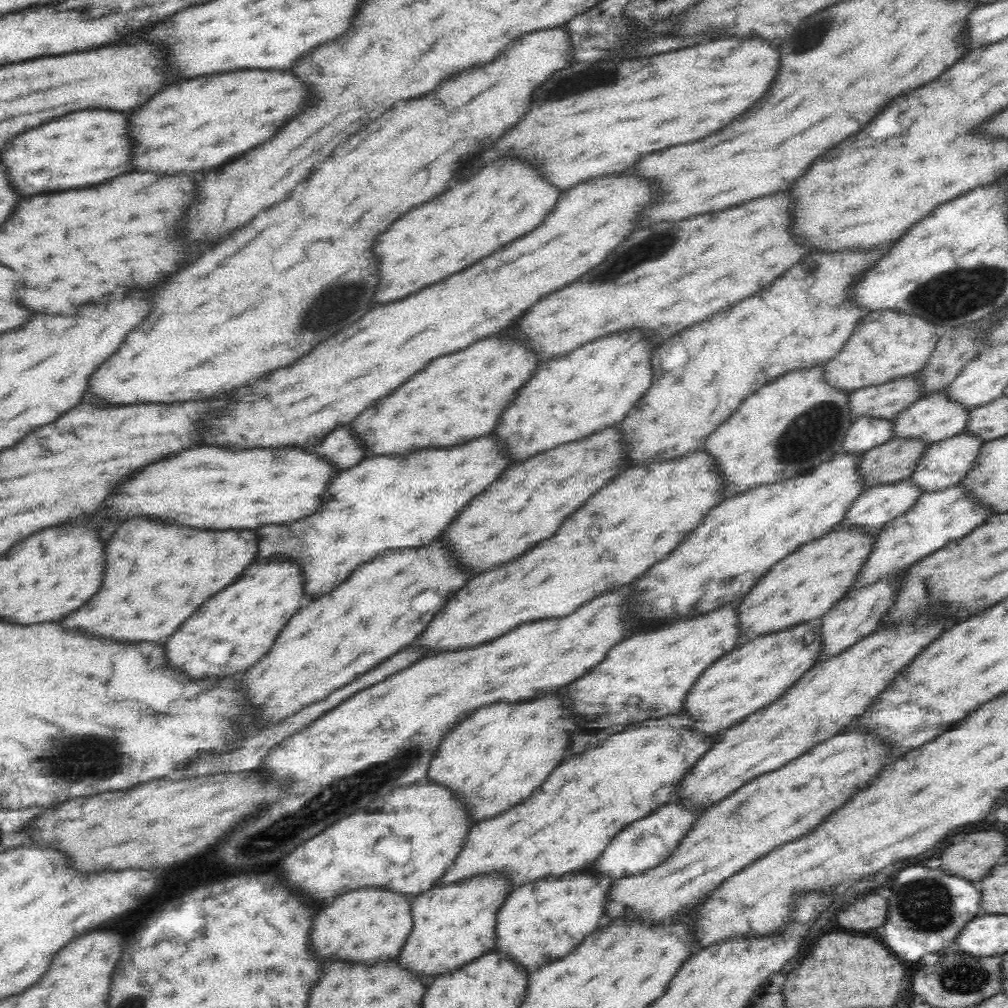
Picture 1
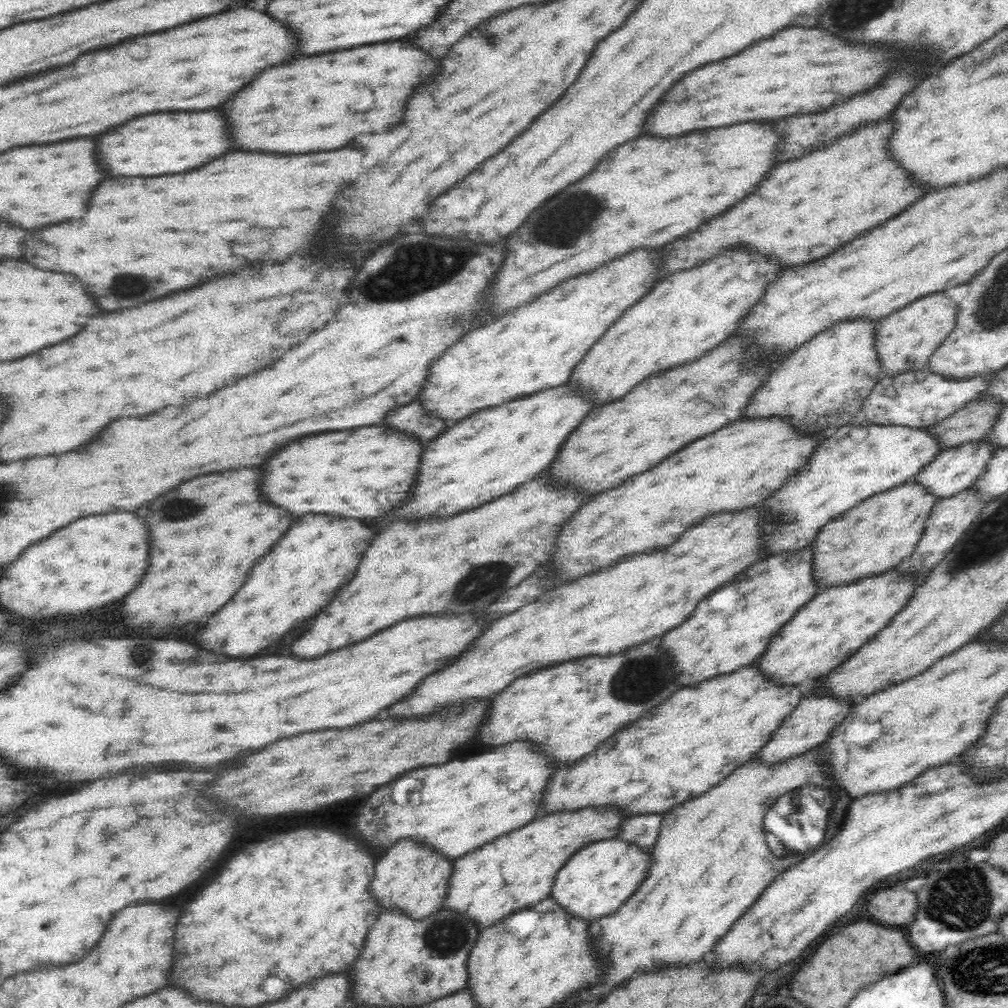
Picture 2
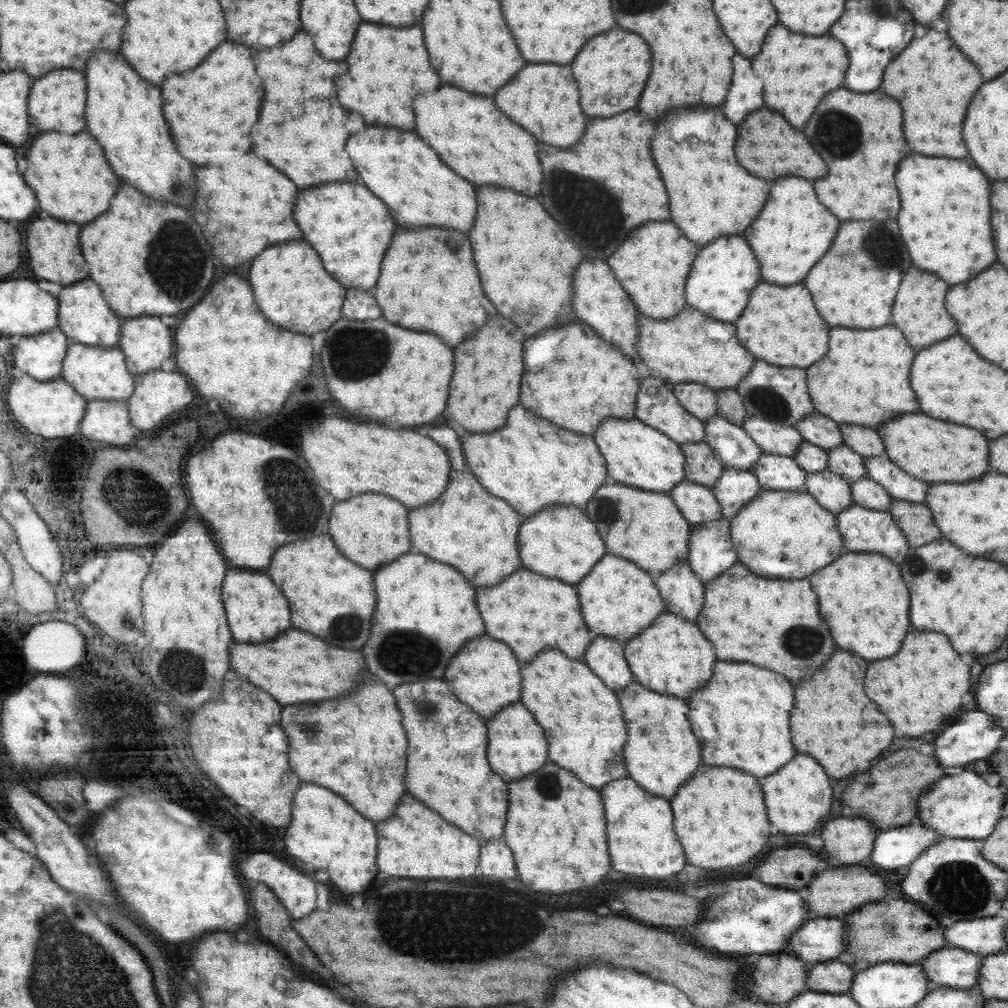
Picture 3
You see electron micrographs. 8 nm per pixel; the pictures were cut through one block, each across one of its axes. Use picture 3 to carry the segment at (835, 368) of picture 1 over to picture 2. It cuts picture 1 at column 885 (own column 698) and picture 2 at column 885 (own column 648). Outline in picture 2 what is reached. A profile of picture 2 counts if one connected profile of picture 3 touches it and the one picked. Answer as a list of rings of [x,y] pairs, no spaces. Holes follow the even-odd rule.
[[[933,293],[897,309],[875,324],[875,351],[886,376],[914,372],[928,365],[933,352],[952,332],[957,320],[957,306],[945,293]]]

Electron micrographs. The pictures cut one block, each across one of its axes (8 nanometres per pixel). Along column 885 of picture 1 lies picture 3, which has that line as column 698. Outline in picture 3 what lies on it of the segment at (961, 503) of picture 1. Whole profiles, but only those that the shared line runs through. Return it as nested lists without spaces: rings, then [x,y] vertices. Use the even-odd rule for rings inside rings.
[[[721,519],[690,526],[686,562],[705,585],[738,562],[730,541],[730,521]]]

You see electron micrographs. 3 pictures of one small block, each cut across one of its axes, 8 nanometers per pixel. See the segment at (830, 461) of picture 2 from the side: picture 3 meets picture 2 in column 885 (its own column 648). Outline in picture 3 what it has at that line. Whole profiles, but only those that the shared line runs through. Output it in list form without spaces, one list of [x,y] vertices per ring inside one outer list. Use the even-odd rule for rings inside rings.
[[[636,418],[605,419],[595,430],[593,439],[605,457],[607,478],[612,482],[645,492],[668,494],[679,480],[685,478],[685,457],[681,446]]]

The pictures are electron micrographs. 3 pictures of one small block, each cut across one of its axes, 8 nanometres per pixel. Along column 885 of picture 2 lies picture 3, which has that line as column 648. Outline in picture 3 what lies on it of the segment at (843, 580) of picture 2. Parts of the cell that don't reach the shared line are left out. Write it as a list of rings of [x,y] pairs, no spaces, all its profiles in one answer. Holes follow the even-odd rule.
[[[608,480],[594,493],[593,498],[585,504],[586,516],[597,526],[602,540],[606,543],[607,553],[633,561],[647,573],[657,575],[669,571],[675,564],[686,562],[689,554],[690,521],[681,513],[669,494],[645,492],[639,488],[617,484]]]

